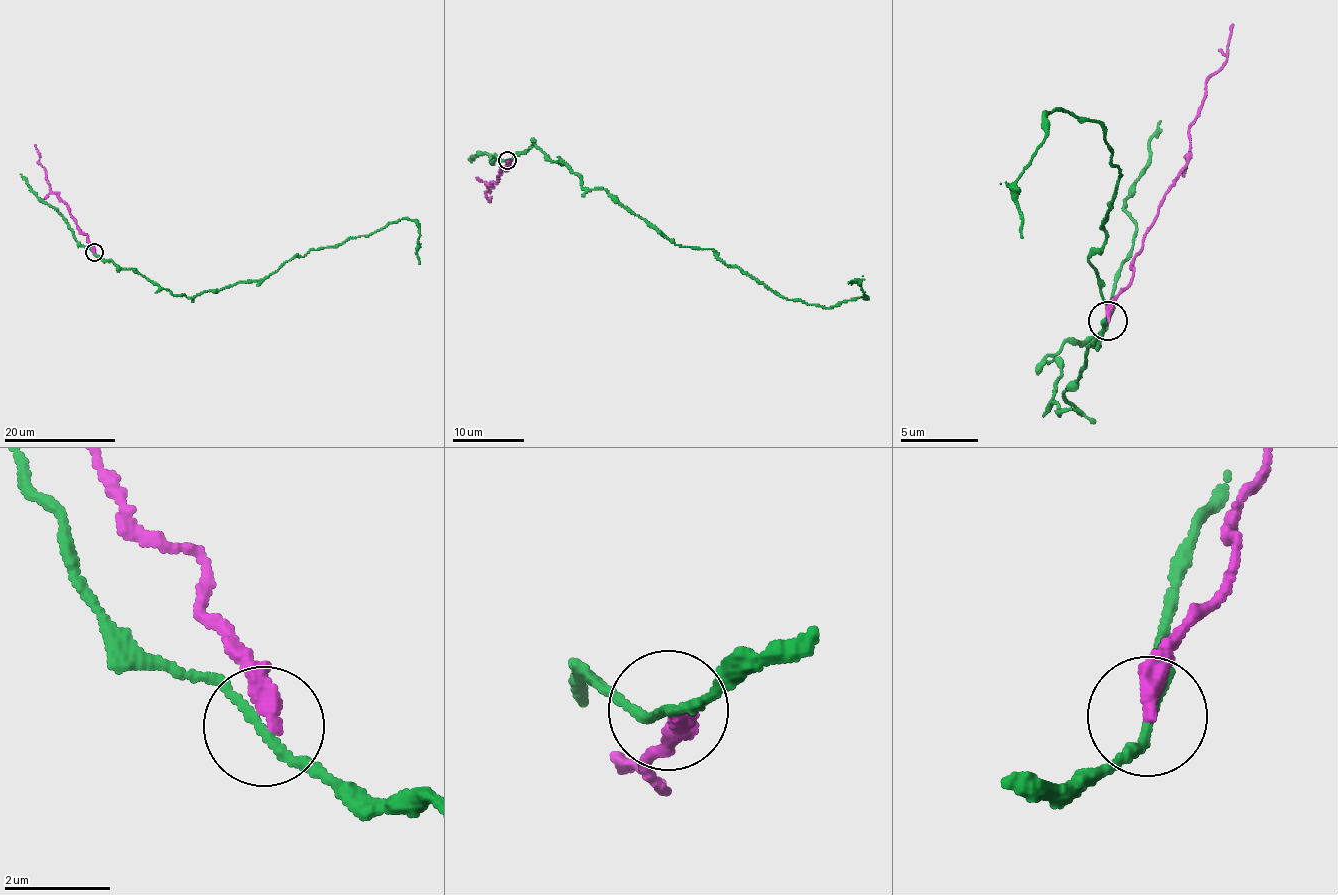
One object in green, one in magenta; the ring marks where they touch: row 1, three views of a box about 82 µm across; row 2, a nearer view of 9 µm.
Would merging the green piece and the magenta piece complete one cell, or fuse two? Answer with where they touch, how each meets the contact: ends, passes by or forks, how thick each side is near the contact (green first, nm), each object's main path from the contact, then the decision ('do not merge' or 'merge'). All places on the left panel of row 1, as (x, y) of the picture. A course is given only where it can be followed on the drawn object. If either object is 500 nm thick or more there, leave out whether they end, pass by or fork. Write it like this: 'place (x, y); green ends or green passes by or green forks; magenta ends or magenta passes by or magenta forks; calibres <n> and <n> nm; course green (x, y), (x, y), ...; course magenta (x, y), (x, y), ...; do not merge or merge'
place (94, 252); green passes by; magenta ends; calibres 120 and 340 nm; course green (93, 253), (192, 297), (258, 281), (296, 256), (401, 219), (419, 229), (420, 264); course magenta (94, 253), (67, 205), (50, 189), (34, 144); do not merge

